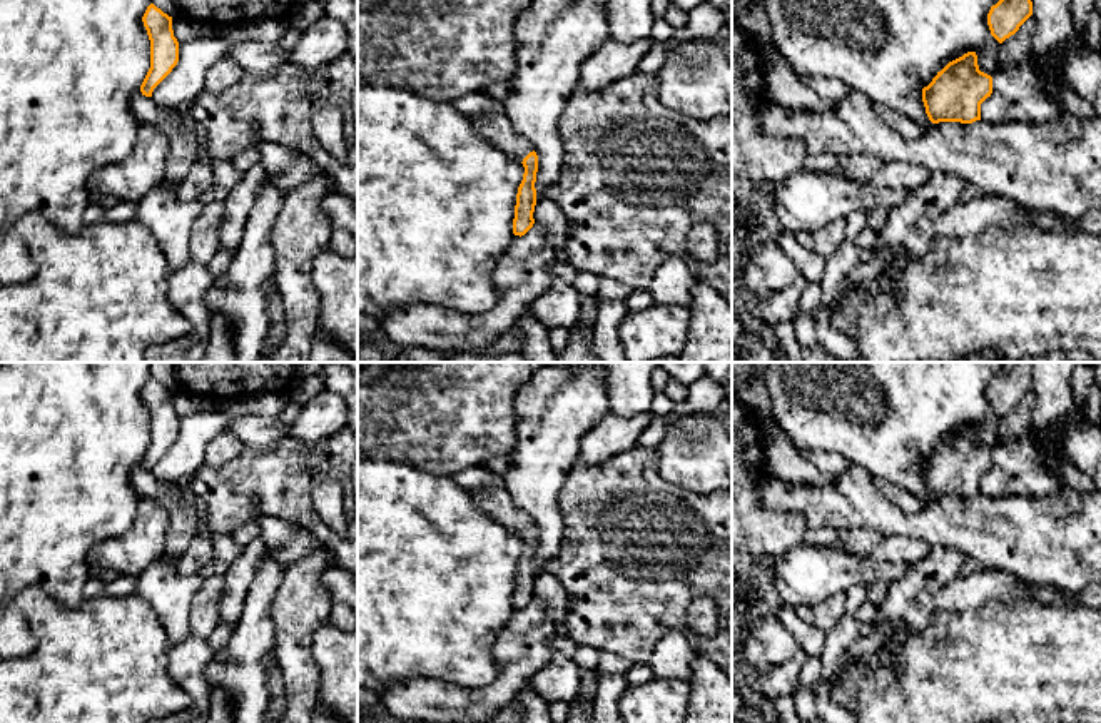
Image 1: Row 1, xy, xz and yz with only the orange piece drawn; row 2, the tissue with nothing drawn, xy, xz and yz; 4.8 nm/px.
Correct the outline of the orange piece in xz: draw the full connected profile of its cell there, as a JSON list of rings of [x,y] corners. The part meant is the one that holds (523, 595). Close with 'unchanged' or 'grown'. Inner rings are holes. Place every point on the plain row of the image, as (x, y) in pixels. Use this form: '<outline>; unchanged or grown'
[[[478,488],[471,489],[478,508],[503,524],[508,531],[518,534],[525,541],[523,554],[518,561],[513,608],[525,609],[535,598],[533,586],[536,579],[536,546],[538,529],[533,519],[520,511],[506,489]]]; grown

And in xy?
[[[150,377],[142,391],[150,414],[150,442],[140,459],[145,471],[172,446],[179,436],[179,416],[174,411],[172,391]]]; unchanged

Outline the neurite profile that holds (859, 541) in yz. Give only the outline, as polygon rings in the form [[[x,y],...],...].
[[[870,528],[840,529],[837,534],[844,548],[855,556],[869,554],[884,539],[879,531]]]

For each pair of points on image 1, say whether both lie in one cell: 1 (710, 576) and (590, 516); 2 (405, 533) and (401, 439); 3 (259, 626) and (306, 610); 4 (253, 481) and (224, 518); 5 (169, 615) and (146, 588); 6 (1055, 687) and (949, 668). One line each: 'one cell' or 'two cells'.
1: one cell
2: two cells
3: two cells
4: one cell
5: one cell
6: one cell

